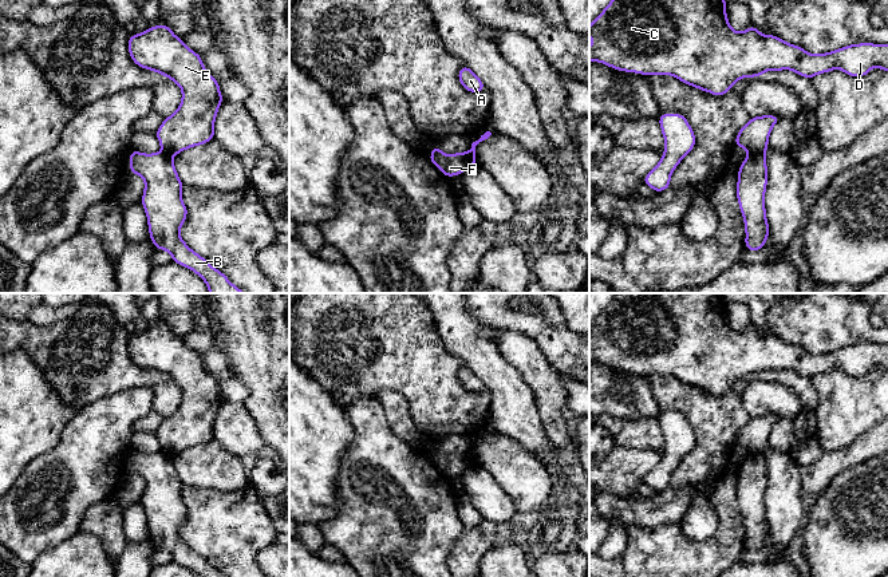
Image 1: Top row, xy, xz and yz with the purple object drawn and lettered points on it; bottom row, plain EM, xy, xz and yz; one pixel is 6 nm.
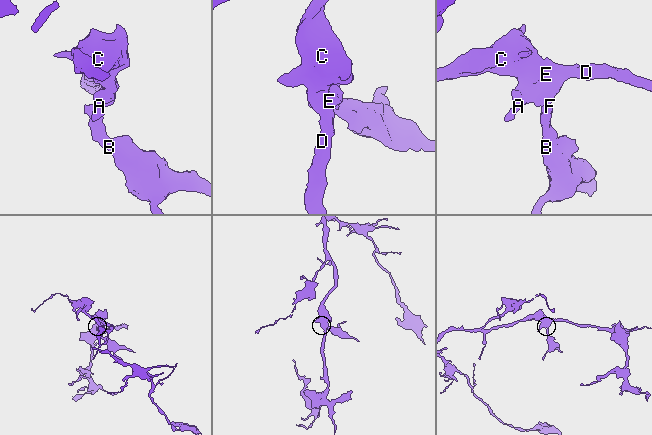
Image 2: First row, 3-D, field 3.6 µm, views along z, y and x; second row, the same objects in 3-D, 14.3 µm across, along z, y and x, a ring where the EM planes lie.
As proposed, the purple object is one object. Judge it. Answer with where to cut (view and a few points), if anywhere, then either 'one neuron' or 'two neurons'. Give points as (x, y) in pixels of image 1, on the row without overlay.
cut yz (764, 451), (749, 455); two neurons

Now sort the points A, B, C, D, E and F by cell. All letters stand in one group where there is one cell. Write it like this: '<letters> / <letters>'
A C D E / B F

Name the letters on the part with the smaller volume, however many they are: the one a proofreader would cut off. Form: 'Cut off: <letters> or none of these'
Cut off: B, F

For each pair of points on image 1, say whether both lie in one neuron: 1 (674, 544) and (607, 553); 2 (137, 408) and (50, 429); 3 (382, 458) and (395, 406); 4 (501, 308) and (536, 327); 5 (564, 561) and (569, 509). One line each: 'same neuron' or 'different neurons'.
1: different neurons
2: different neurons
3: different neurons
4: same neuron
5: different neurons

